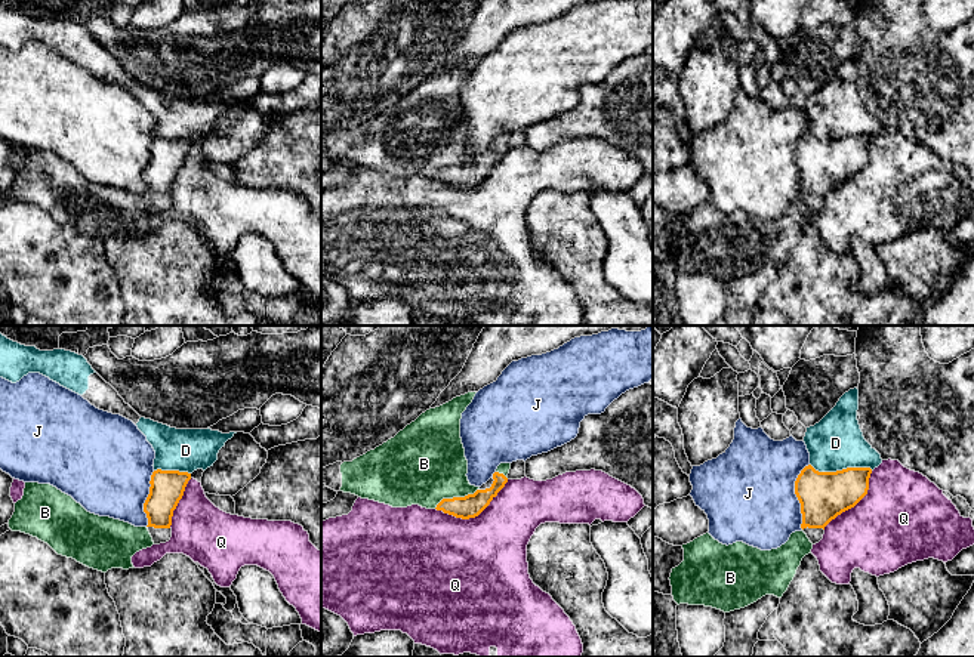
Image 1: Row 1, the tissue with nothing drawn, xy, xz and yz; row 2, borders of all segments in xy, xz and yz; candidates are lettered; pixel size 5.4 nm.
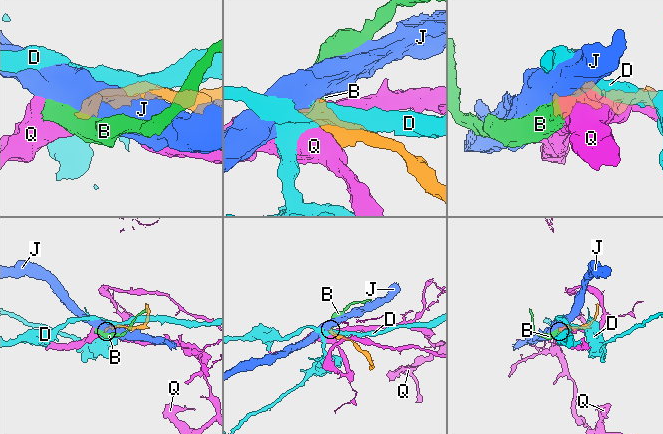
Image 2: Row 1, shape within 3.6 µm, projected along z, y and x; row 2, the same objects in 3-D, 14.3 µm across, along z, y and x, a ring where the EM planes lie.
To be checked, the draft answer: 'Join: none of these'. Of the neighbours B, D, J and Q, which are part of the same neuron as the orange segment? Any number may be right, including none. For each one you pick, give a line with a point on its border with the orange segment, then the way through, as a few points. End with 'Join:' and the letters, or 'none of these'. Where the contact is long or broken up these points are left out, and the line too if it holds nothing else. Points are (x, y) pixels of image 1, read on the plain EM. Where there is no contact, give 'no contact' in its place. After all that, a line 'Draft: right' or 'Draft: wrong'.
B: meets orange in xz at (455, 166); runs through xz (469, 175), (455, 166), (424, 132)
Join: B
Draft: wrong

